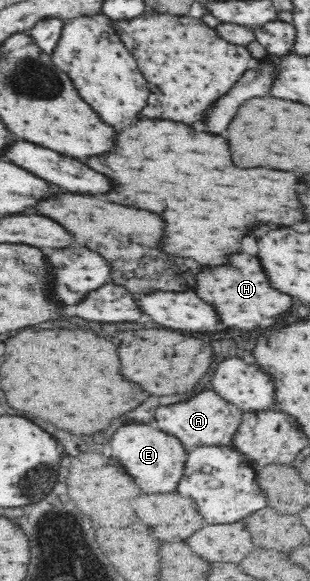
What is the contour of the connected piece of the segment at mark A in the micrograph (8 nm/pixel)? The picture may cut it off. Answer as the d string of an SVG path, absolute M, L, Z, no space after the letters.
M199 392L187 402L177 402L171 406L159 406L157 408L157 426L159 430L175 436L185 448L195 446L229 446L237 426L241 422L241 410L235 404L227 404L221 396L215 392Z

